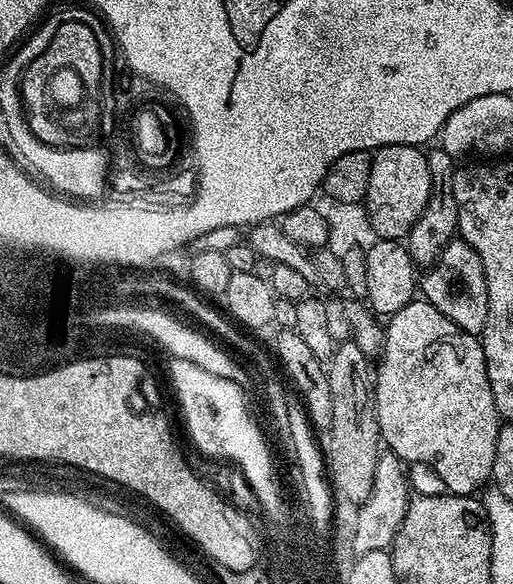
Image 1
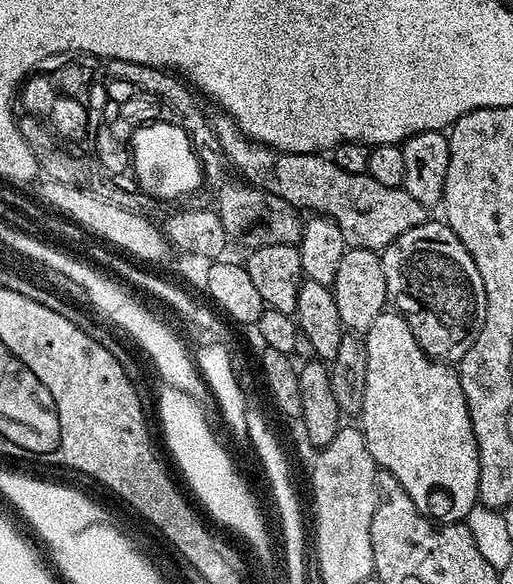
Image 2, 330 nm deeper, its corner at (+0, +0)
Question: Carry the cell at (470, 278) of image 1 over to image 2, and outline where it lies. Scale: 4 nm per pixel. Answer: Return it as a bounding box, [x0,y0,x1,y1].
[380,218,486,362]

